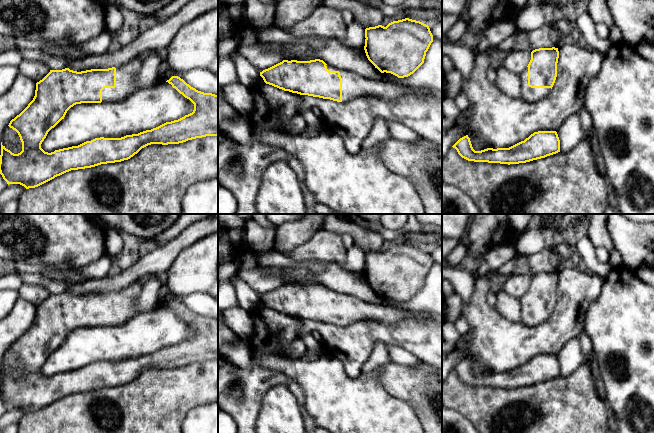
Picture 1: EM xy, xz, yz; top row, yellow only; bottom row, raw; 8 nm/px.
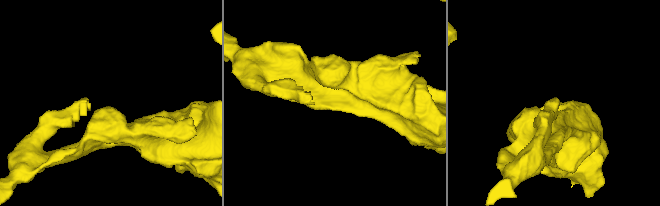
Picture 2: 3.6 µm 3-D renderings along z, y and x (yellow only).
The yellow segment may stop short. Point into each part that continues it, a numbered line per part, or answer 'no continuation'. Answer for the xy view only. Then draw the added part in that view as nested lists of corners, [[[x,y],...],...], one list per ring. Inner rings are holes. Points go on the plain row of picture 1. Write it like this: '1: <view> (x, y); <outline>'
1: xy (125, 298); [[[137,281],[116,292],[116,311],[102,314],[102,326],[121,325],[138,312],[134,306],[141,292],[142,281]]]

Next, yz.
1: yz (529, 318); [[[528,291],[520,299],[520,323],[527,326],[535,326],[543,323],[551,314],[551,312],[531,312],[528,310]]]

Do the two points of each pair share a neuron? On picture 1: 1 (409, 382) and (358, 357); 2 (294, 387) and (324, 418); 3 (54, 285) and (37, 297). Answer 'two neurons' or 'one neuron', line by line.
1: two neurons
2: two neurons
3: two neurons

